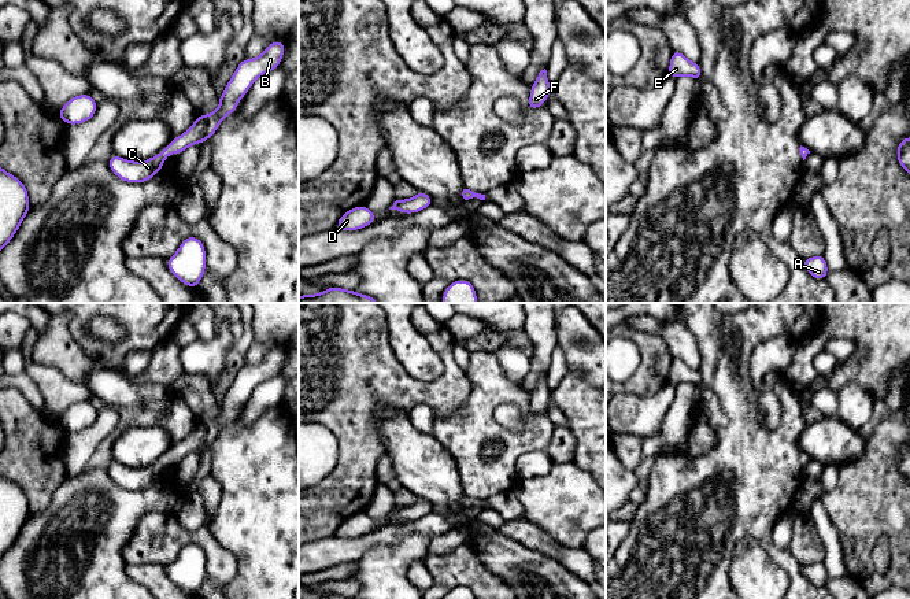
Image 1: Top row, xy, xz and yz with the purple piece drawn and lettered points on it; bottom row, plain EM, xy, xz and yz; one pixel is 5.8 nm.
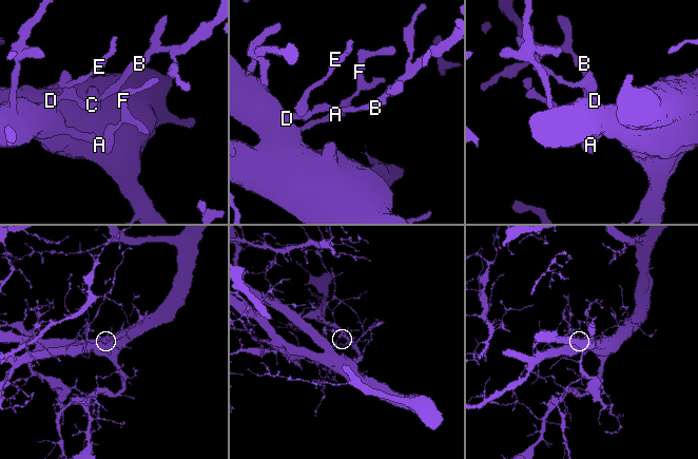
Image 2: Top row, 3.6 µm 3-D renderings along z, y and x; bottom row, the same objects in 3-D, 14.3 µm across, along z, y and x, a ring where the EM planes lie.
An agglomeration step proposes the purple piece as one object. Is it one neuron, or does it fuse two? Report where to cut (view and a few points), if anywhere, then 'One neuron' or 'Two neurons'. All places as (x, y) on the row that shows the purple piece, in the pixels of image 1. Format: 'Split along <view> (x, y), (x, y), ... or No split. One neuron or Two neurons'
No split. One neuron

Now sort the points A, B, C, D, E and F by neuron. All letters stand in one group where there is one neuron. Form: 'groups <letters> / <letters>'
groups A B C D E F

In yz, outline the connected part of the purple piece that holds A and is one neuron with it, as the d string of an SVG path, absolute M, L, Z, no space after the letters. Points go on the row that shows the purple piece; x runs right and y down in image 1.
M824 255L803 259L803 267L815 280L824 280L829 273Z

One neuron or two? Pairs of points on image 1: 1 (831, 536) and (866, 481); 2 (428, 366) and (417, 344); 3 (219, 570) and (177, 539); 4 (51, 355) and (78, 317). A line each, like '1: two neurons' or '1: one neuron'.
1: two neurons
2: one neuron
3: one neuron
4: two neurons

